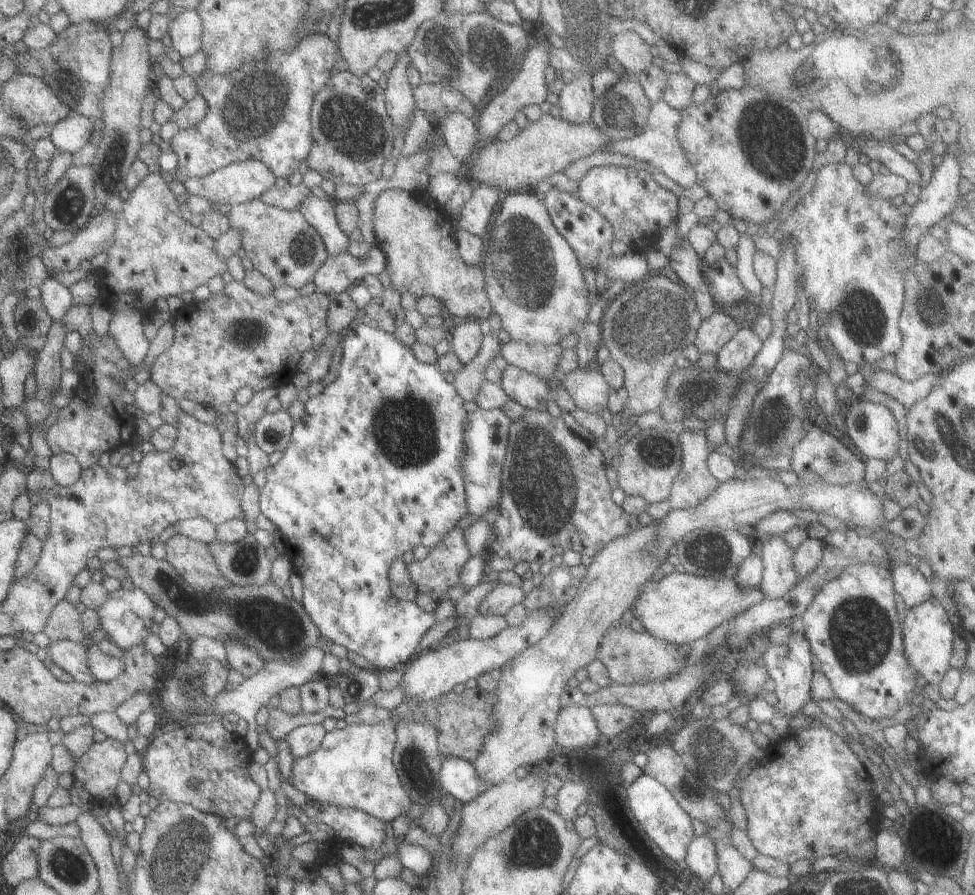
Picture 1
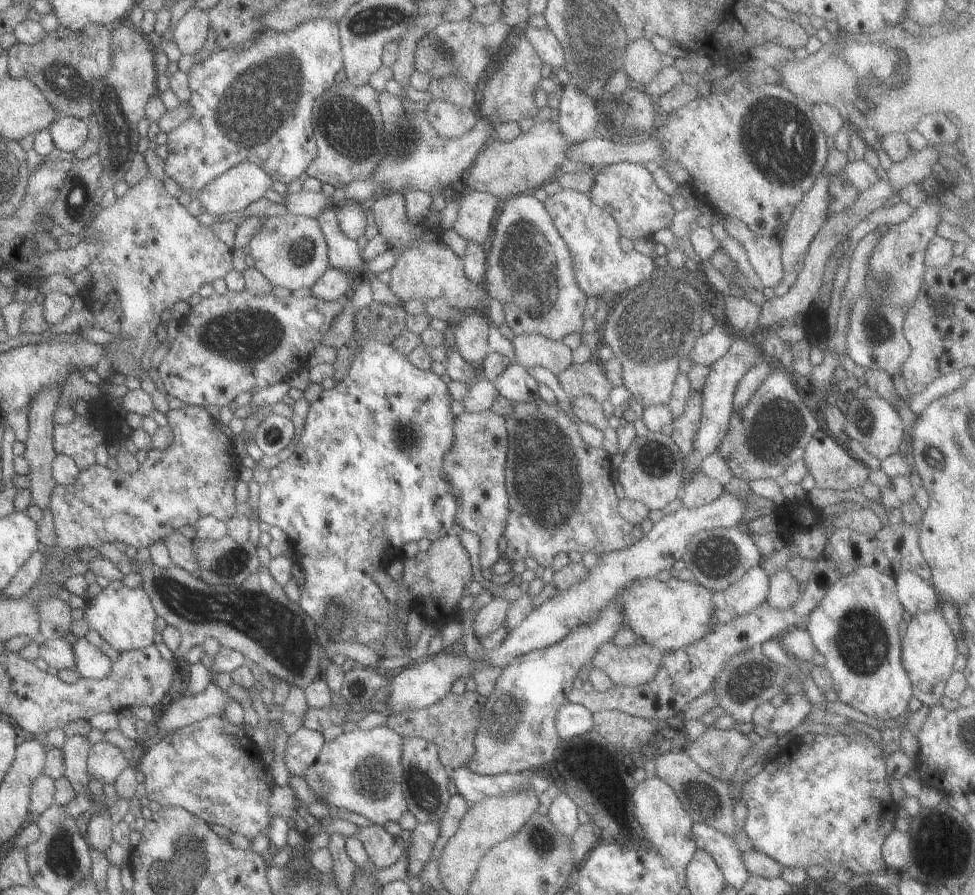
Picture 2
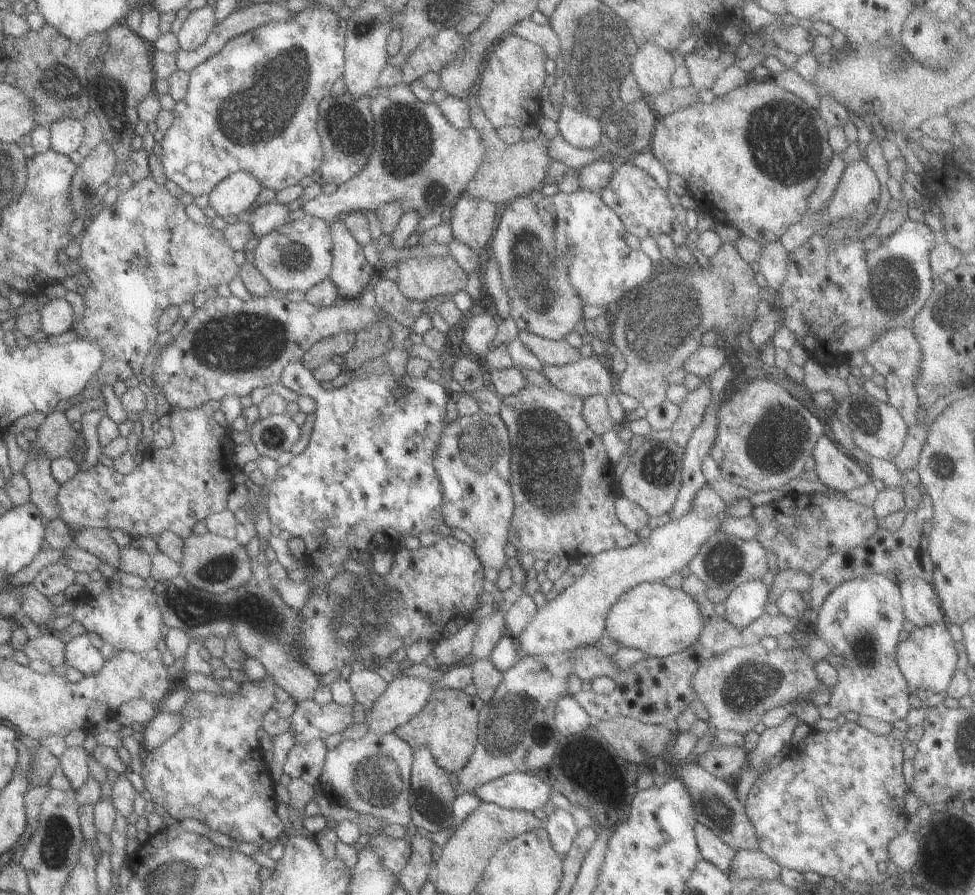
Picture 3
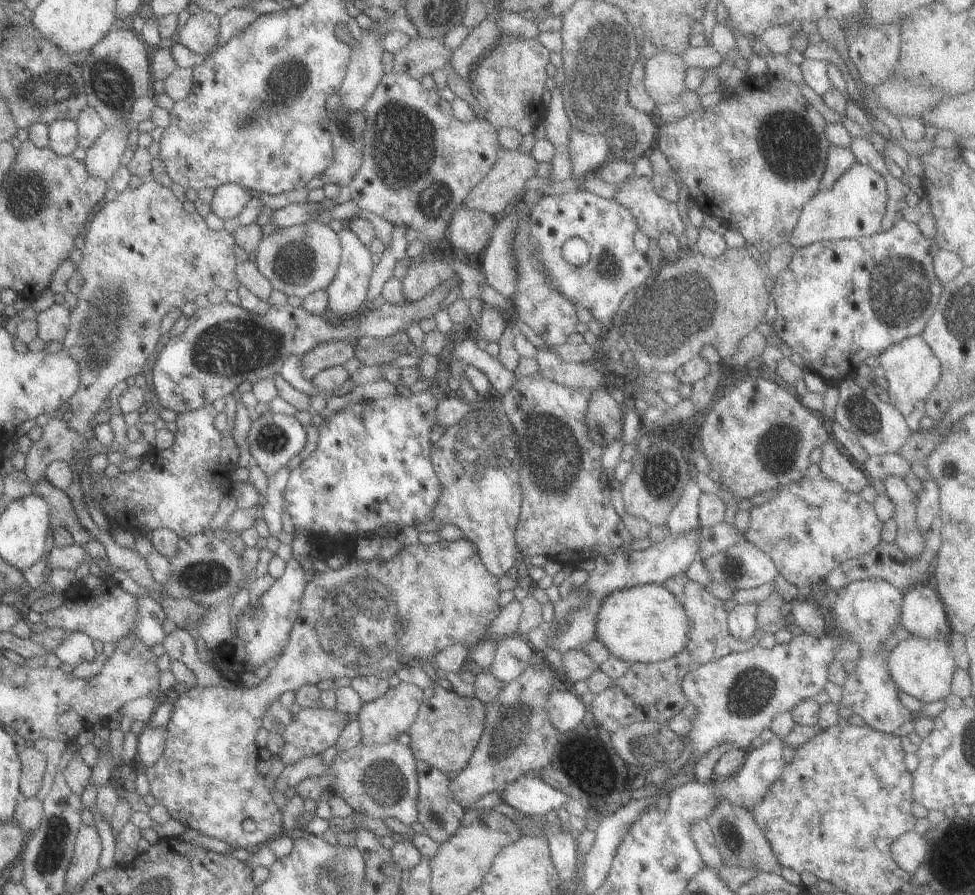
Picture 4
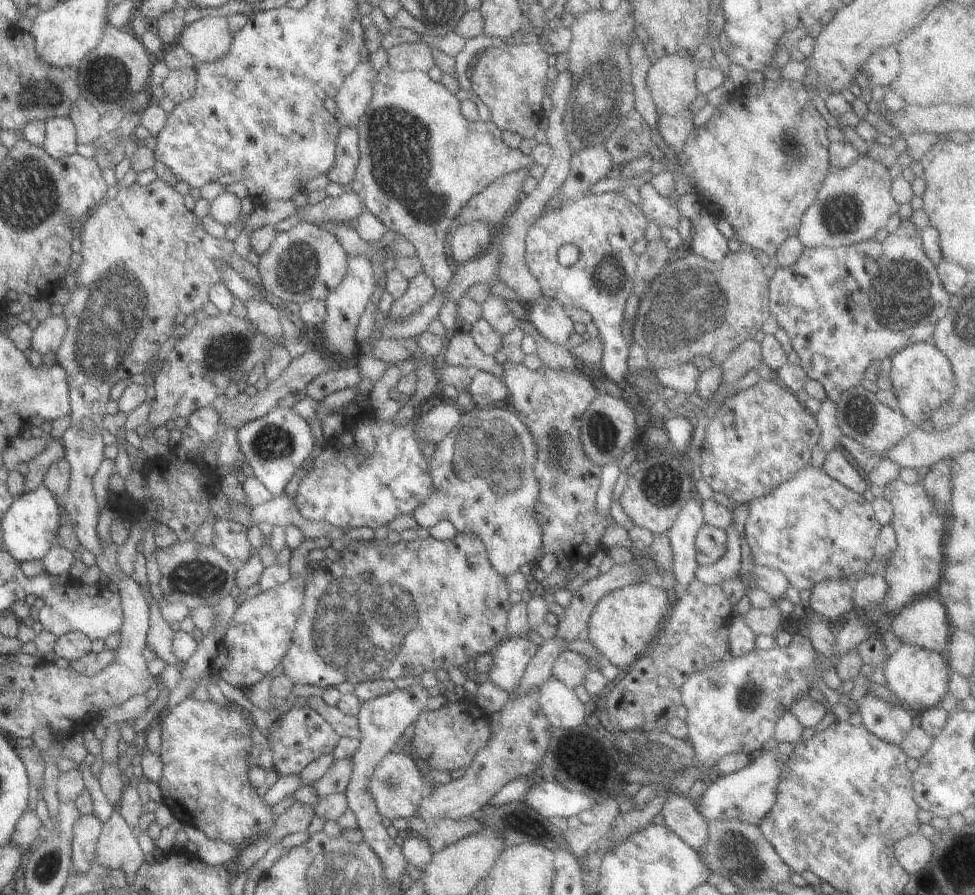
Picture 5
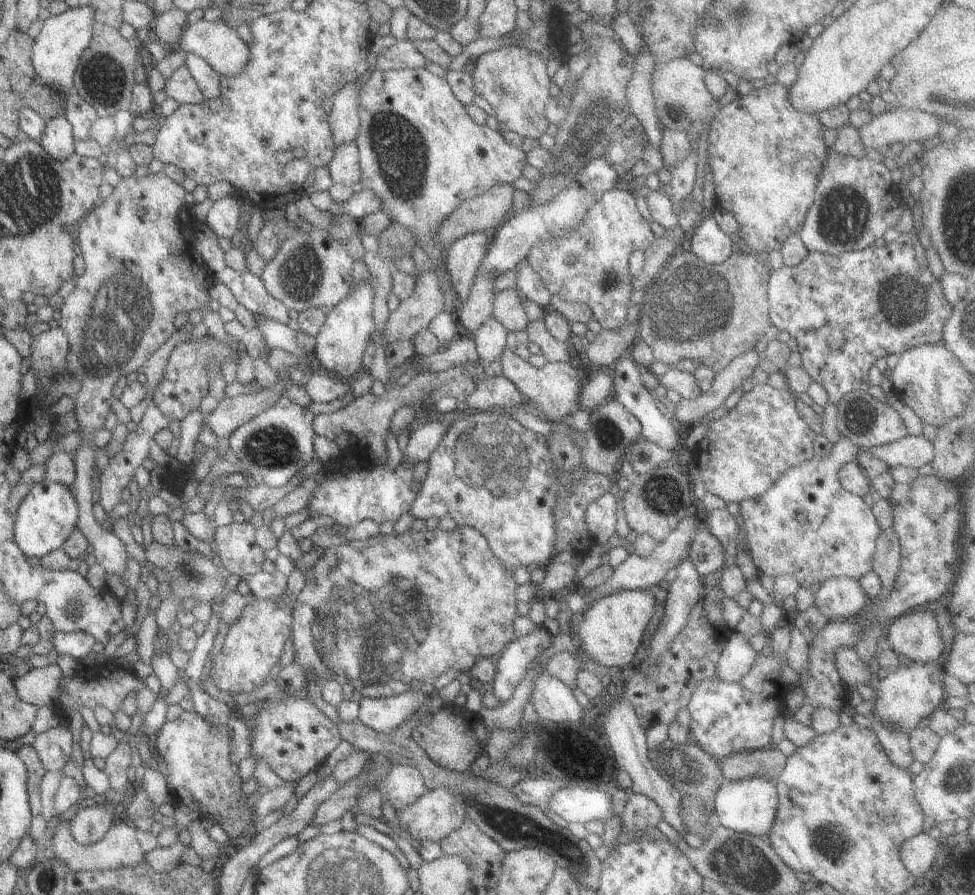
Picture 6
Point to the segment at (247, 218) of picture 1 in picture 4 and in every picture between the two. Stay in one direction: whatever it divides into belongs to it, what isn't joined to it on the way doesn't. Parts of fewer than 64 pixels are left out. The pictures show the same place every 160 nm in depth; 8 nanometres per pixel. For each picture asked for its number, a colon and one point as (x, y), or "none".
2: (290, 251)
3: (297, 255)
4: (300, 259)

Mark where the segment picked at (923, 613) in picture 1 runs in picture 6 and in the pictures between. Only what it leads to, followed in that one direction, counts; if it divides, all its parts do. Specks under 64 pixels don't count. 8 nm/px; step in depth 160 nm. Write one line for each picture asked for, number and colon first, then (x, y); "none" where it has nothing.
2: (927, 650)
3: (926, 659)
4: (923, 668)
5: (917, 677)
6: (909, 693)

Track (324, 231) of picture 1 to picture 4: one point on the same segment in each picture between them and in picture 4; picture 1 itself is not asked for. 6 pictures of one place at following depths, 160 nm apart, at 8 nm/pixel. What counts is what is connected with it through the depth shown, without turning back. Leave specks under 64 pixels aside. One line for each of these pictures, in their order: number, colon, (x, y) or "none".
2: (342, 252)
3: (349, 272)
4: (345, 293)

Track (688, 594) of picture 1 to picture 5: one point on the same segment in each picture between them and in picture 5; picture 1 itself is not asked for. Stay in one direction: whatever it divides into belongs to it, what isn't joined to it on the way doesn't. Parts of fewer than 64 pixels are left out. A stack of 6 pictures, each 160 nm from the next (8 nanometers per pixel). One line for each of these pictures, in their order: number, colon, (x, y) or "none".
2: (667, 615)
3: (657, 620)
4: (645, 623)
5: (622, 625)

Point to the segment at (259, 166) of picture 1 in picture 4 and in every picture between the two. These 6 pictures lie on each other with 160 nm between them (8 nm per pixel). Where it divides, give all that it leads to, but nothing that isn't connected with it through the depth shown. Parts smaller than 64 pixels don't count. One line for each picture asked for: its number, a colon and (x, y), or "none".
2: (238, 186)
3: (235, 193)
4: (227, 201)

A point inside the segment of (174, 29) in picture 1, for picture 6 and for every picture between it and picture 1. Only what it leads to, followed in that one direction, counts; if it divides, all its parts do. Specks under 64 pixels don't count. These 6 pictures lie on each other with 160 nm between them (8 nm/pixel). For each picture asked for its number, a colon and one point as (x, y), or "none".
2: (192, 29)
3: (197, 25)
4: (199, 33)
5: (204, 40)
6: (217, 43)

